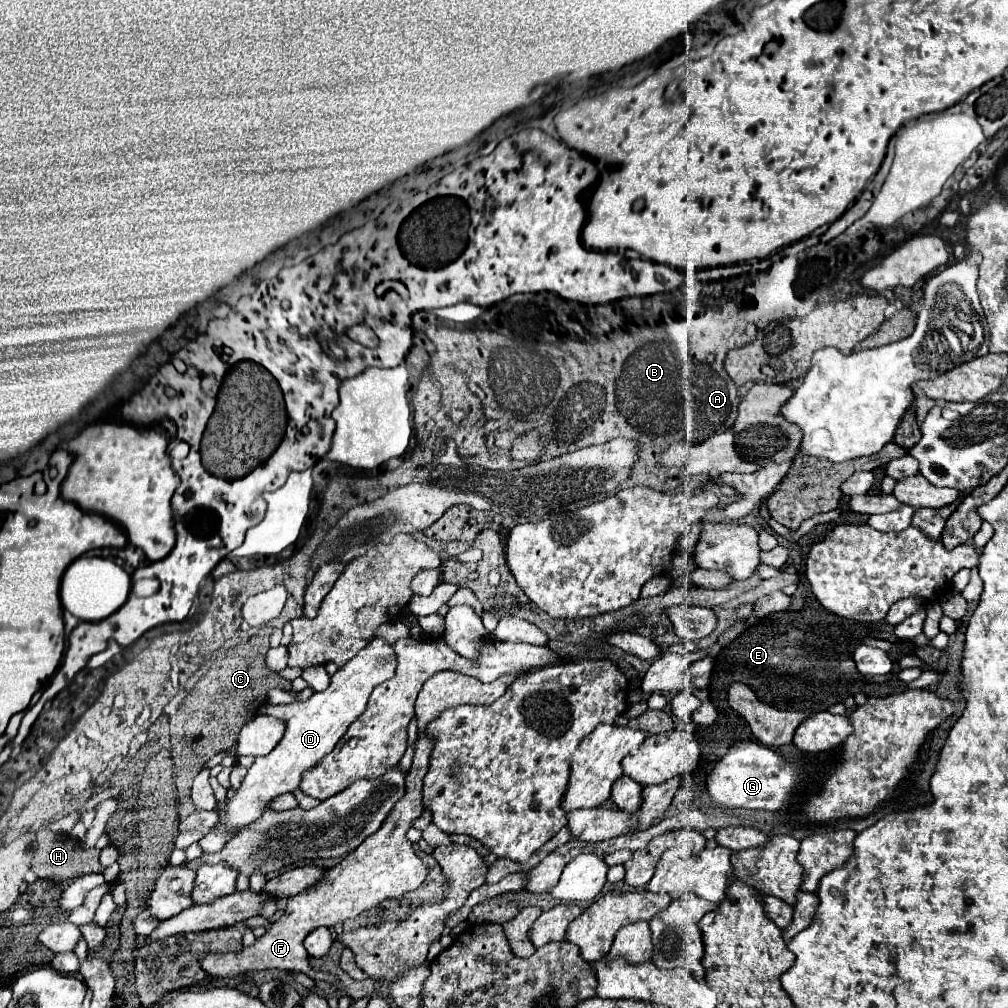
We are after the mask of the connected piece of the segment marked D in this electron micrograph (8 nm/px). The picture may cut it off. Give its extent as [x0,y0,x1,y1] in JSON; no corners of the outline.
[198,639,396,853]

